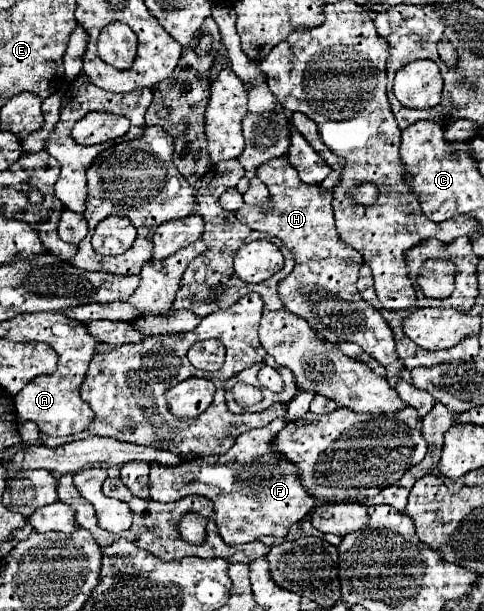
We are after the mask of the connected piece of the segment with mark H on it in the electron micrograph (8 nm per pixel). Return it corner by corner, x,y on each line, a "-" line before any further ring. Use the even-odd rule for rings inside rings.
275,157
267,163
263,163
259,167
259,179
267,185
269,189
269,203
267,205
243,205
235,215
241,223
249,225
251,229
255,231
265,231
265,233
271,233
275,237
279,237
283,241
283,245
287,245
287,249
293,253
293,257
297,259
297,265
293,269
293,273
281,281
279,285
279,295
281,295
281,301
283,305
309,321
309,325
313,329
319,331
319,335
325,339
325,341
331,341
331,343
343,343
343,341
351,341
351,343
357,343
359,347
363,347
369,355
373,355
385,369
387,369
387,383
395,389
395,385
399,383
401,379
401,371
405,369
401,359
397,357
397,351
395,351
395,339
393,339
393,331
391,327
387,325
387,321
383,319
383,315
373,307
369,305
367,301
361,299
359,291
357,291
357,277
359,277
359,267
363,265
361,261
361,253
357,253
355,249
351,249
349,245
341,243
339,237
337,237
337,231
335,231
335,221
333,221
333,207
331,207
331,199
333,199
333,193
331,191
323,191
321,187
317,185
307,185
299,179
295,167
287,161
287,157

